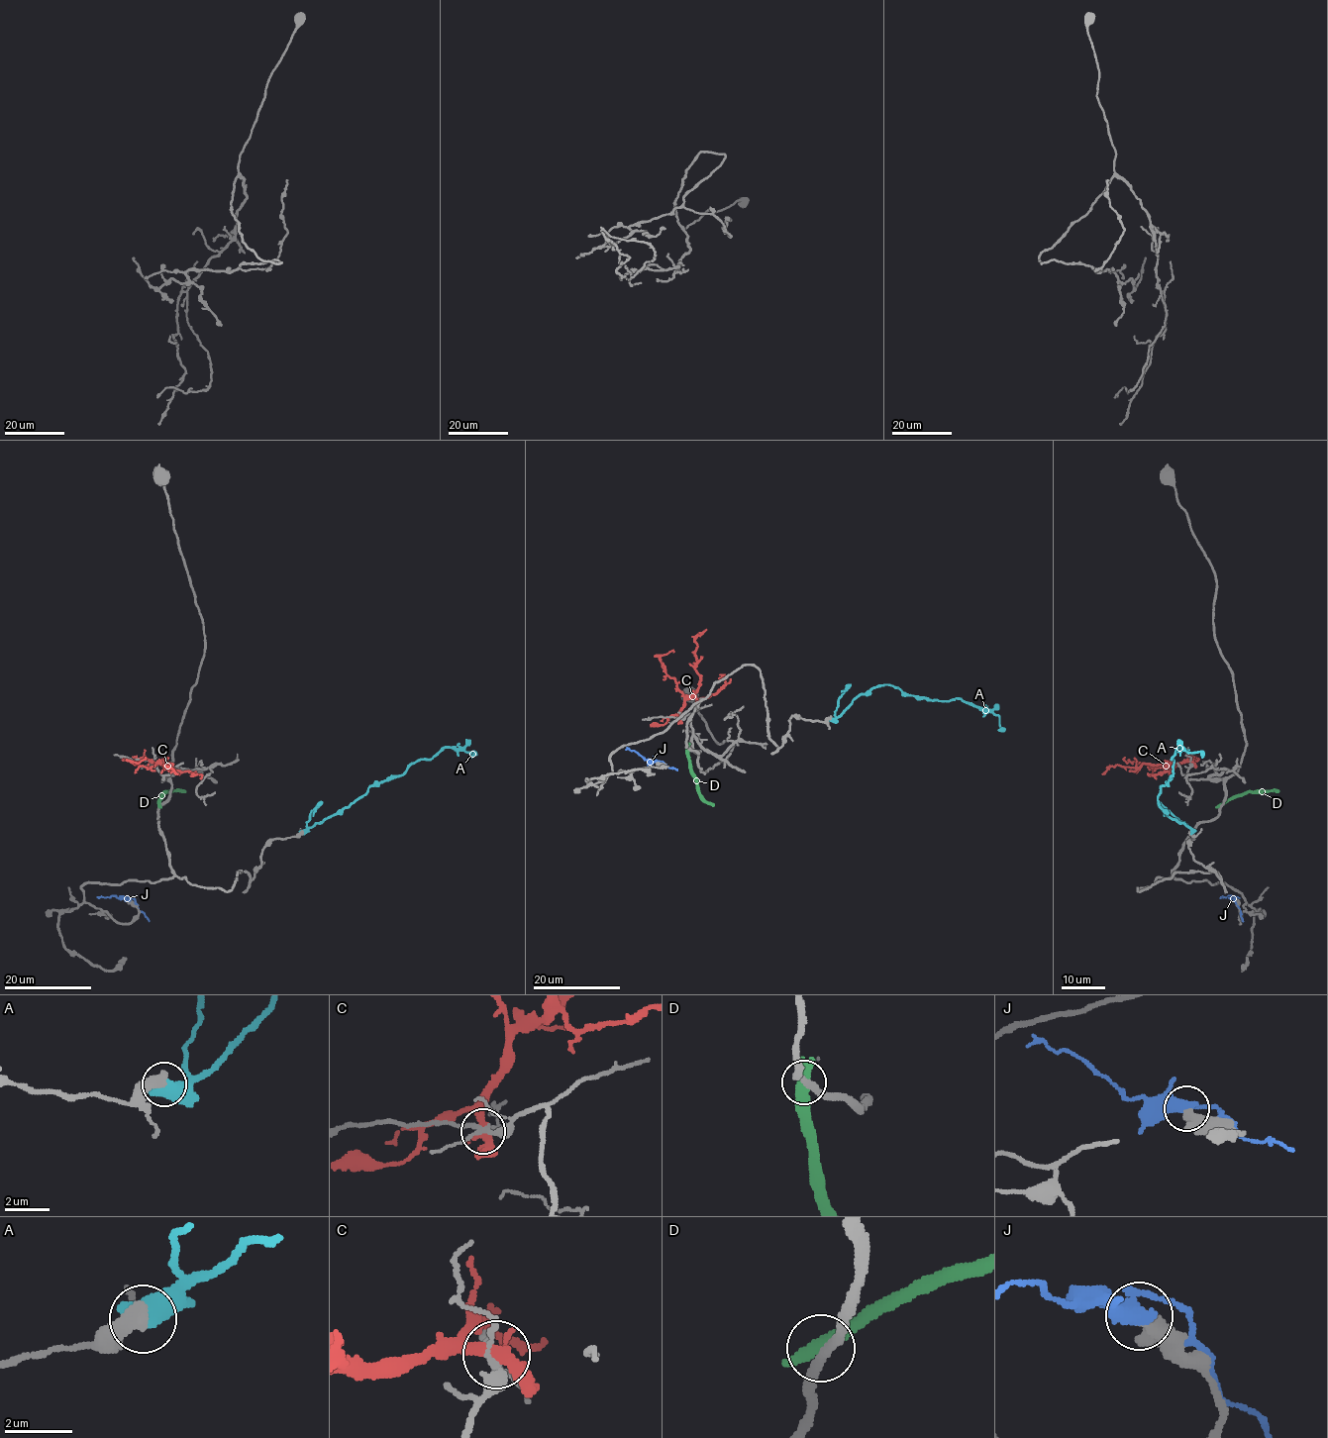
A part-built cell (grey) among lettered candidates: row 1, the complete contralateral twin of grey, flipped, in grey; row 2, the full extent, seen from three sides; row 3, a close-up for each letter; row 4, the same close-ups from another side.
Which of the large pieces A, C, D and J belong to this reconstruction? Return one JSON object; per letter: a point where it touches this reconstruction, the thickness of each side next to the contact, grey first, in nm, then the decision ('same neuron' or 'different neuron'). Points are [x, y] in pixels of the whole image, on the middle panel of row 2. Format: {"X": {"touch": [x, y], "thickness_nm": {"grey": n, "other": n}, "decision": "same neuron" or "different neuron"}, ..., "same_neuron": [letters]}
{"A": {"touch": [831, 718], "thickness_nm": {"grey": 600, "other": 650}, "decision": "different neuron"}, "C": {"touch": [679, 718], "thickness_nm": {"grey": 200, "other": 280}, "decision": "different neuron"}, "D": {"touch": [687, 748], "thickness_nm": {"grey": 280, "other": 400}, "decision": "different neuron"}, "J": {"touch": [657, 762], "thickness_nm": {"grey": 480, "other": 420}, "decision": "different neuron"}, "same_neuron": []}

